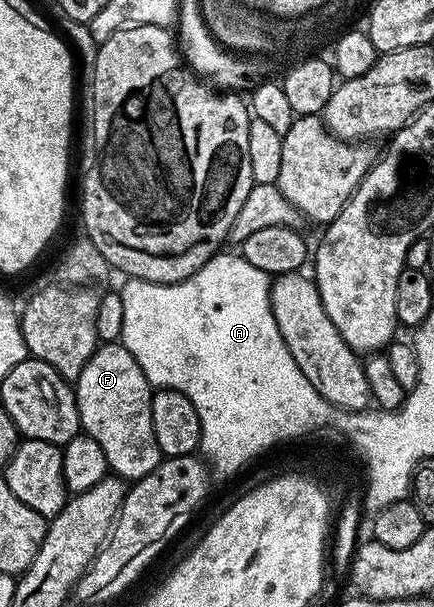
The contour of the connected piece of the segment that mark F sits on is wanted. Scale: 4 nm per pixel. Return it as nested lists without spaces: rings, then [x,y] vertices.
[[[101,343],[97,352],[83,365],[79,377],[75,381],[77,393],[77,408],[81,418],[81,429],[90,435],[99,449],[103,449],[103,457],[107,457],[110,472],[116,478],[126,481],[136,481],[147,477],[162,461],[159,441],[155,441],[155,425],[151,425],[151,401],[154,388],[150,387],[143,369],[139,369],[139,361],[131,357],[124,343]]]

